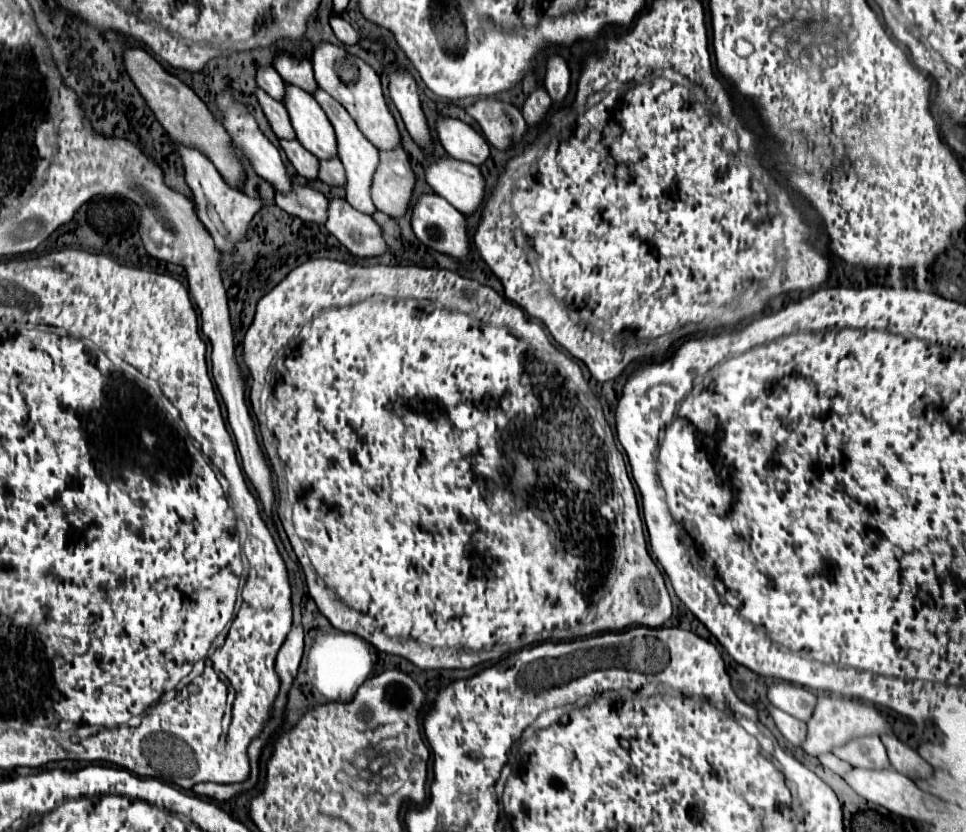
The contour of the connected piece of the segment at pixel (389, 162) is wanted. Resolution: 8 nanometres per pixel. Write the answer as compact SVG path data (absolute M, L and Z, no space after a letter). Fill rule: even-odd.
M394 147L394 151L380 151L378 171L374 173L374 183L370 189L376 209L390 217L404 215L414 181L414 173L402 147Z

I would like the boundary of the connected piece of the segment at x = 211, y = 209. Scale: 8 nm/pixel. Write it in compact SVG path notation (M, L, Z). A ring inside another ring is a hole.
M172 139L172 145L174 145L174 149L180 153L180 159L182 159L182 165L184 165L184 177L186 177L188 187L190 187L192 193L194 193L200 221L202 221L202 223L206 225L206 229L210 231L216 247L218 247L220 251L230 251L230 249L234 247L234 243L244 237L250 219L252 219L254 213L262 207L264 201L250 199L250 197L246 197L244 193L238 193L238 189L232 189L232 187L222 179L222 175L216 171L214 163L212 163L200 149L188 147L188 145L178 143L178 141L174 141L174 139Z

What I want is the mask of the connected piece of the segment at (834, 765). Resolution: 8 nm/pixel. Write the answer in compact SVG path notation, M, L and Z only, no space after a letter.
M818 755L818 761L824 765L824 767L828 767L830 771L834 771L834 773L838 773L838 775L844 775L848 769L850 769L850 765L846 763L846 761L842 761L842 759L838 759L836 755Z

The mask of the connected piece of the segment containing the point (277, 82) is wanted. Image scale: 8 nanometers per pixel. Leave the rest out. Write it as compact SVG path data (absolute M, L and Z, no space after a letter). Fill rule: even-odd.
M258 65L258 69L256 69L256 83L268 95L272 95L274 99L282 101L284 81L282 81L282 77L276 73L276 69L272 65Z

